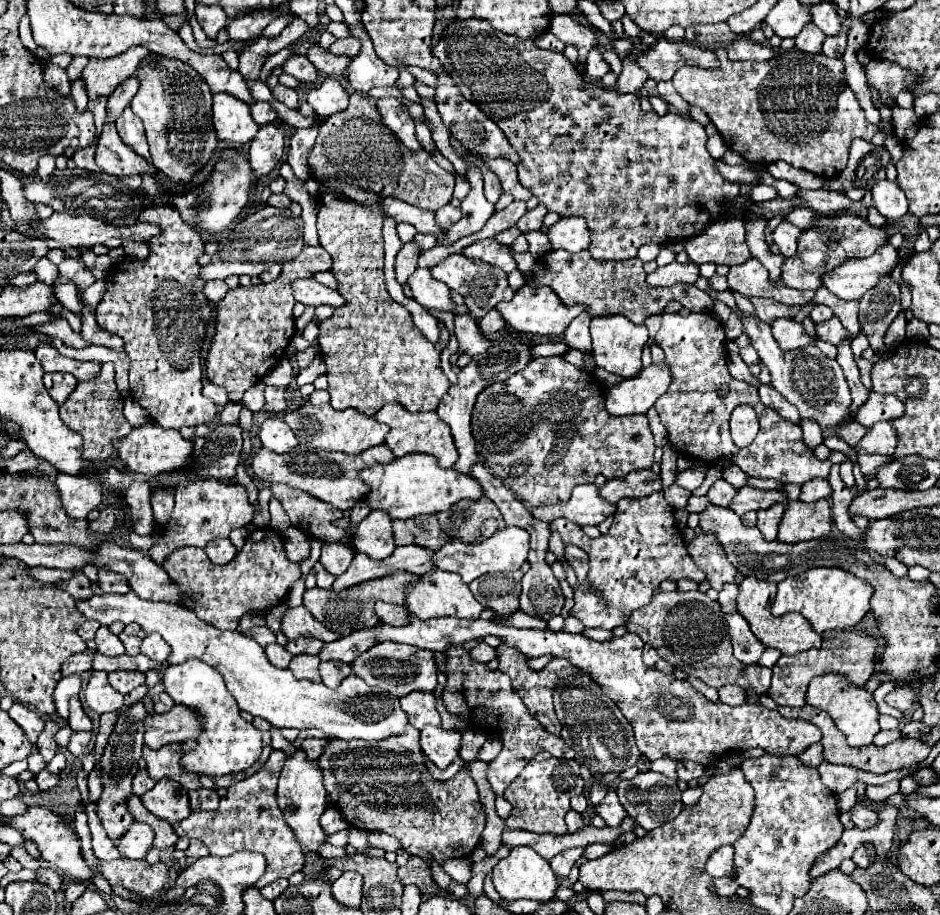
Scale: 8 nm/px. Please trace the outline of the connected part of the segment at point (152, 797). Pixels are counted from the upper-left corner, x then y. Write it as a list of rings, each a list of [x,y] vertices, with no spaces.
[[[171,779],[159,781],[151,791],[141,795],[141,801],[149,813],[169,821],[171,825],[183,821],[191,813],[187,789]]]

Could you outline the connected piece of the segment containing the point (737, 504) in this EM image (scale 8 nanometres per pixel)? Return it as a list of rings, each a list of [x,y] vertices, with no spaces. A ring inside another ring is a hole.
[[[741,487],[737,495],[733,497],[733,503],[729,505],[731,511],[737,515],[743,515],[747,511],[759,511],[767,509],[773,503],[787,505],[787,499],[779,491],[767,491],[767,489],[753,489],[753,487]]]

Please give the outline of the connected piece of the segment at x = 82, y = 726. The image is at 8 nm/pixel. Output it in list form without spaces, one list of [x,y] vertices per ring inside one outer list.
[[[79,695],[71,697],[69,701],[69,727],[73,731],[91,731],[91,719],[85,715],[83,707],[81,707],[81,701],[79,701]]]

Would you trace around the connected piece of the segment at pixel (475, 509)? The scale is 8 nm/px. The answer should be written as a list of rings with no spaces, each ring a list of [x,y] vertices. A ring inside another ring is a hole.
[[[483,497],[479,501],[459,501],[449,509],[449,515],[447,515],[447,511],[437,513],[443,533],[447,537],[463,541],[467,545],[477,541],[477,537],[481,535],[479,527],[489,517],[495,517],[499,521],[499,529],[505,527],[505,521],[503,521],[499,509],[487,497]]]

